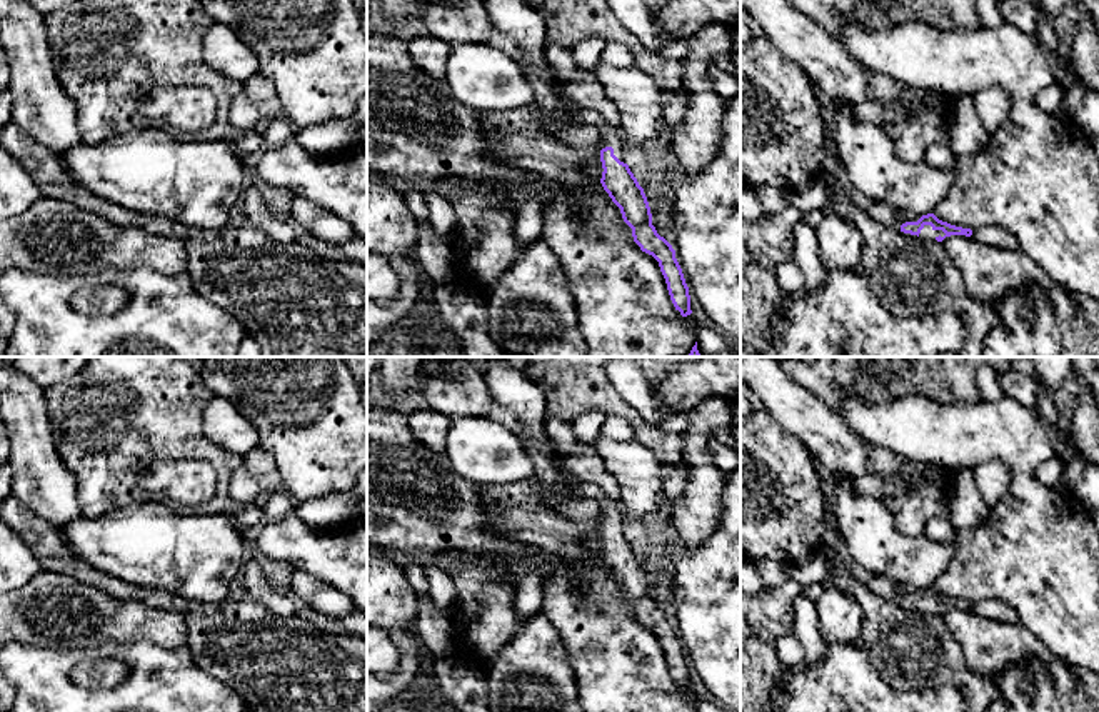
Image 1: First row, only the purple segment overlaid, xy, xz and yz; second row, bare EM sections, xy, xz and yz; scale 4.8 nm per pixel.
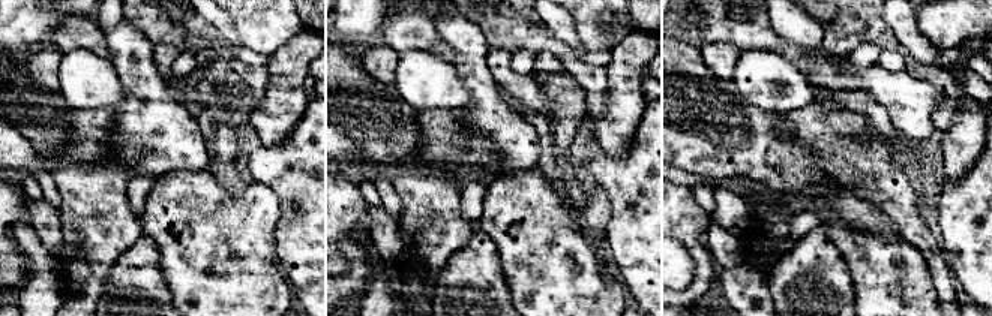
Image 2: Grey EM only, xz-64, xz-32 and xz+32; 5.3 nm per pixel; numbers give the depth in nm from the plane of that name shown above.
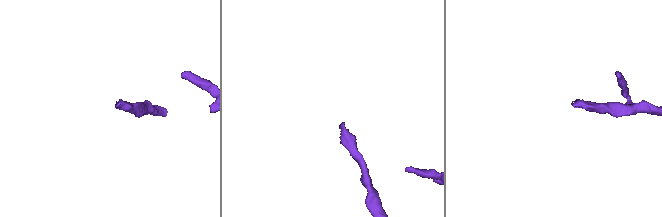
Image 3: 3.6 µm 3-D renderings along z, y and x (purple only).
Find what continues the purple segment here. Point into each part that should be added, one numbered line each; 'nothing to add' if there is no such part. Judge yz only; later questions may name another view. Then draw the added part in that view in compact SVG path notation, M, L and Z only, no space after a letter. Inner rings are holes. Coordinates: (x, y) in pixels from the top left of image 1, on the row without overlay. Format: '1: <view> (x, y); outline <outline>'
1: yz (928, 607); outline M924 599L919 610L924 614L936 614L937 610L944 610L946 607L942 604L934 604L931 599Z

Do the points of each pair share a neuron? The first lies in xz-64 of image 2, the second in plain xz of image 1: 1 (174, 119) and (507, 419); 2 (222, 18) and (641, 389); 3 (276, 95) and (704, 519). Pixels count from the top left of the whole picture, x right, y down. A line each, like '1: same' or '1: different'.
1: different
2: same
3: same

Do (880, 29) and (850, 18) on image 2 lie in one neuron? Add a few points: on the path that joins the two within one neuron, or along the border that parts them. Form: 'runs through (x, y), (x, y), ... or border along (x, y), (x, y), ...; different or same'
runs through (872, 29), (857, 21); same

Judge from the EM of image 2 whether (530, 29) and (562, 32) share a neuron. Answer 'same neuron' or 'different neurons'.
different neurons

